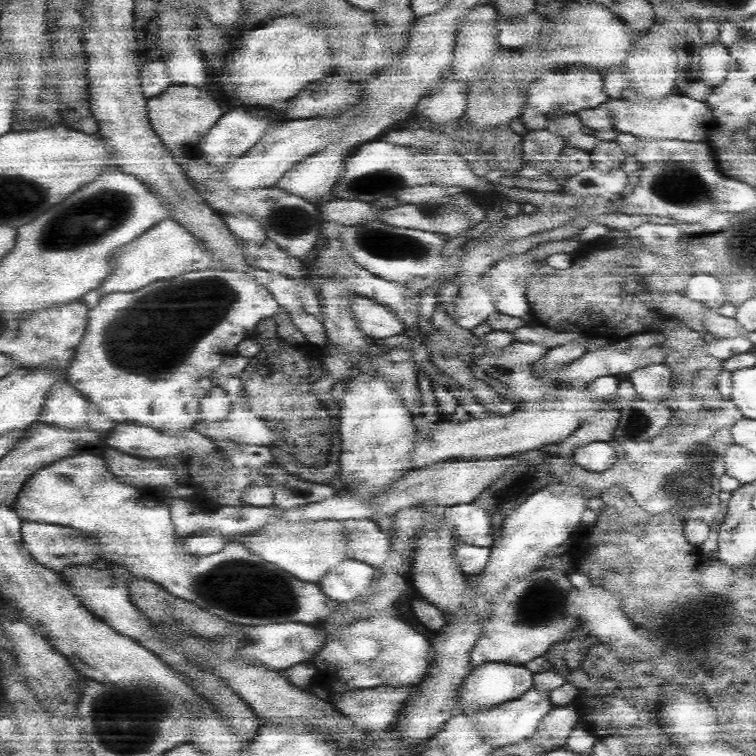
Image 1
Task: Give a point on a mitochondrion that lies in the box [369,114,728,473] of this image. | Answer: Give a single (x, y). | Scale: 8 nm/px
(678, 184)

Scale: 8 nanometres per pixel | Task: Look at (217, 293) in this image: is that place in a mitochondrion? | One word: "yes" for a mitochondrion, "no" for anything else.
yes

